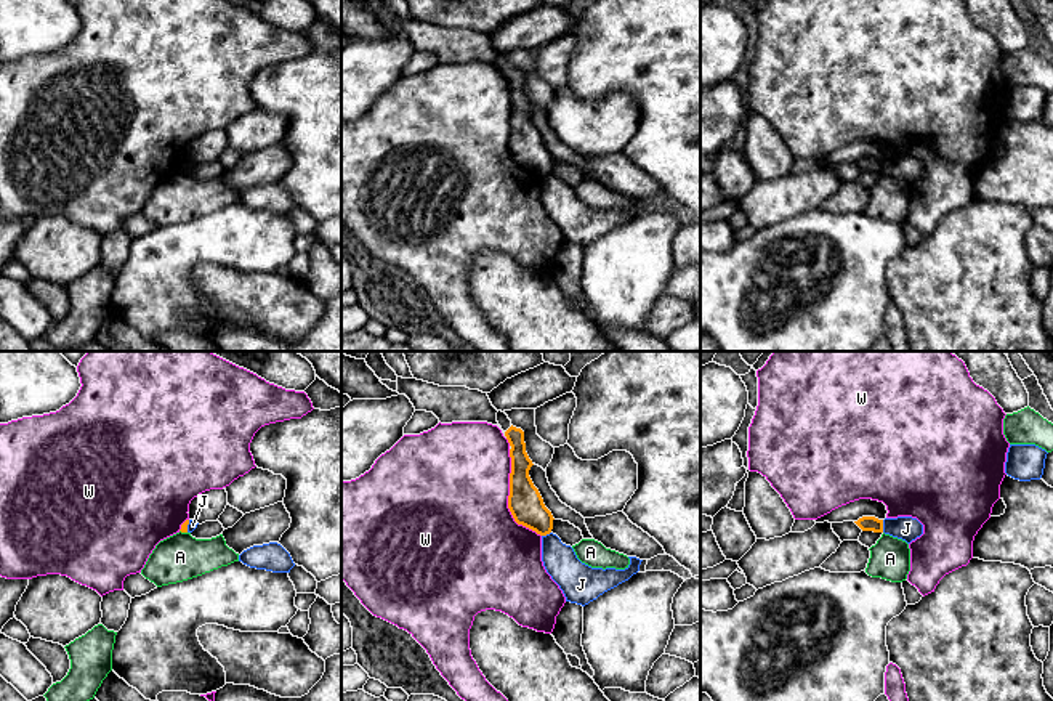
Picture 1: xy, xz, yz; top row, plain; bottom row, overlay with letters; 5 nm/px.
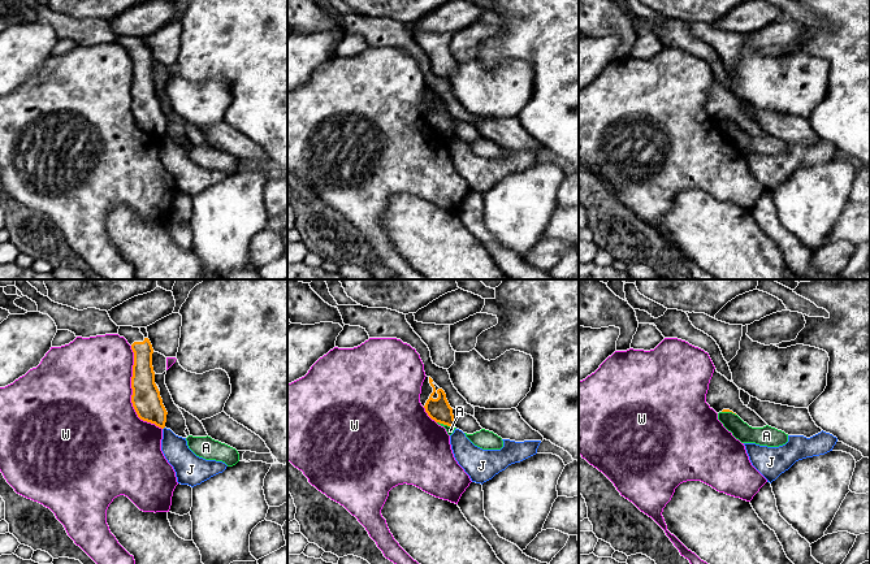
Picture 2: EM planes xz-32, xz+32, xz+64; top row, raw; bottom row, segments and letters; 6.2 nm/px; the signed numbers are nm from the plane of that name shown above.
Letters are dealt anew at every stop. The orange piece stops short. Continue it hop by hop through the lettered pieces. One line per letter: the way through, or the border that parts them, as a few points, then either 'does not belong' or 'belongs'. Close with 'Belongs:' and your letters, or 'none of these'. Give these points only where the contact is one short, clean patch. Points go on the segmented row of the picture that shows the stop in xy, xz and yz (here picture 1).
A: border along xy (180, 530), (186, 533); does not belong
J: border along yz (882, 520), (883, 531); does not belong
W: does not belong
Belongs: none of these

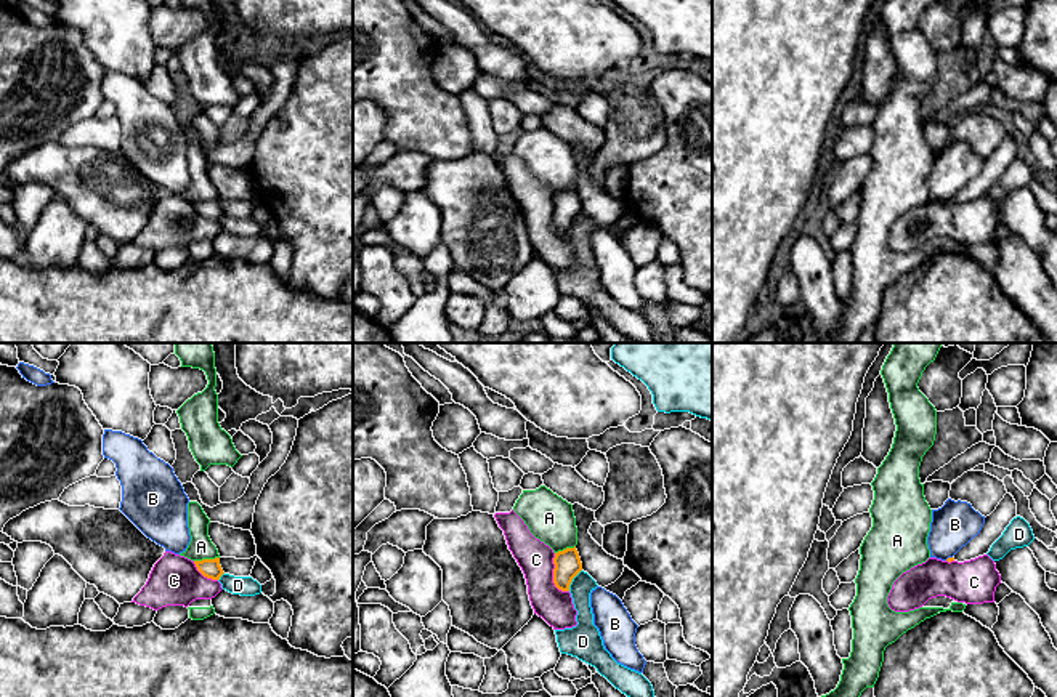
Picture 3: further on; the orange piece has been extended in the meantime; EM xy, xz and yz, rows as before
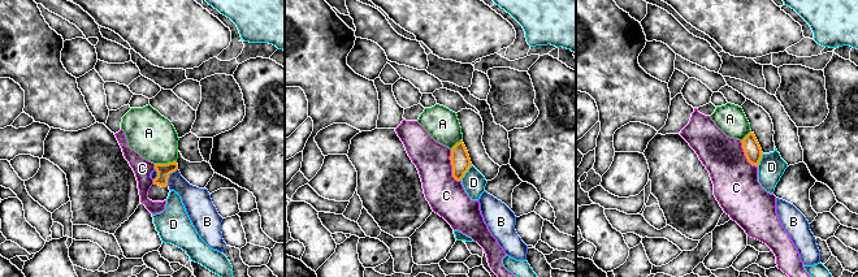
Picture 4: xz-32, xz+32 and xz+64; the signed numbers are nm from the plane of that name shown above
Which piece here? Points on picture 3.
A: does not belong
B: border along yz (951, 556), (945, 560); does not belong
C: border along xz (554, 553), (554, 584), (568, 592); does not belong
D: does not belong
Belongs: none of these

